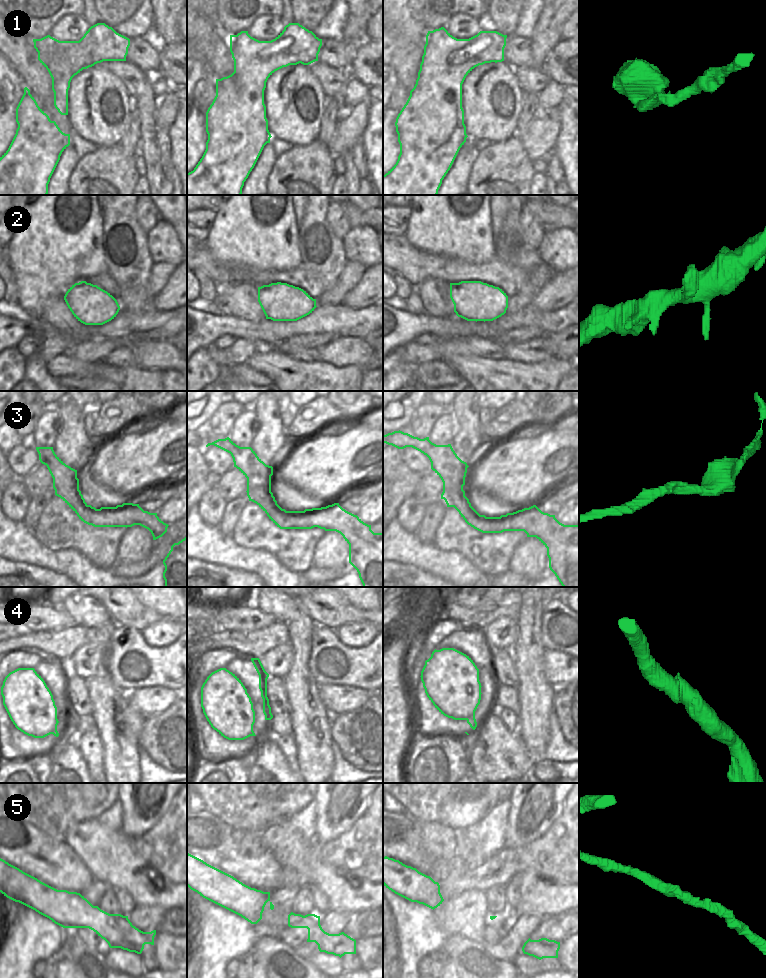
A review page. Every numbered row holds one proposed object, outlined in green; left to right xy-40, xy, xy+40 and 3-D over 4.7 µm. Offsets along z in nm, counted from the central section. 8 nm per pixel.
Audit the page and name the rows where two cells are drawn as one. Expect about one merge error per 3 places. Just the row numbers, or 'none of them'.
none of them

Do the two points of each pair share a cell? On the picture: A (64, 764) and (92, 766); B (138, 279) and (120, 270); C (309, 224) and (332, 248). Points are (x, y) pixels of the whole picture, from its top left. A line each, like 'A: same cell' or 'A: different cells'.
A: different cells
B: same cell
C: same cell

